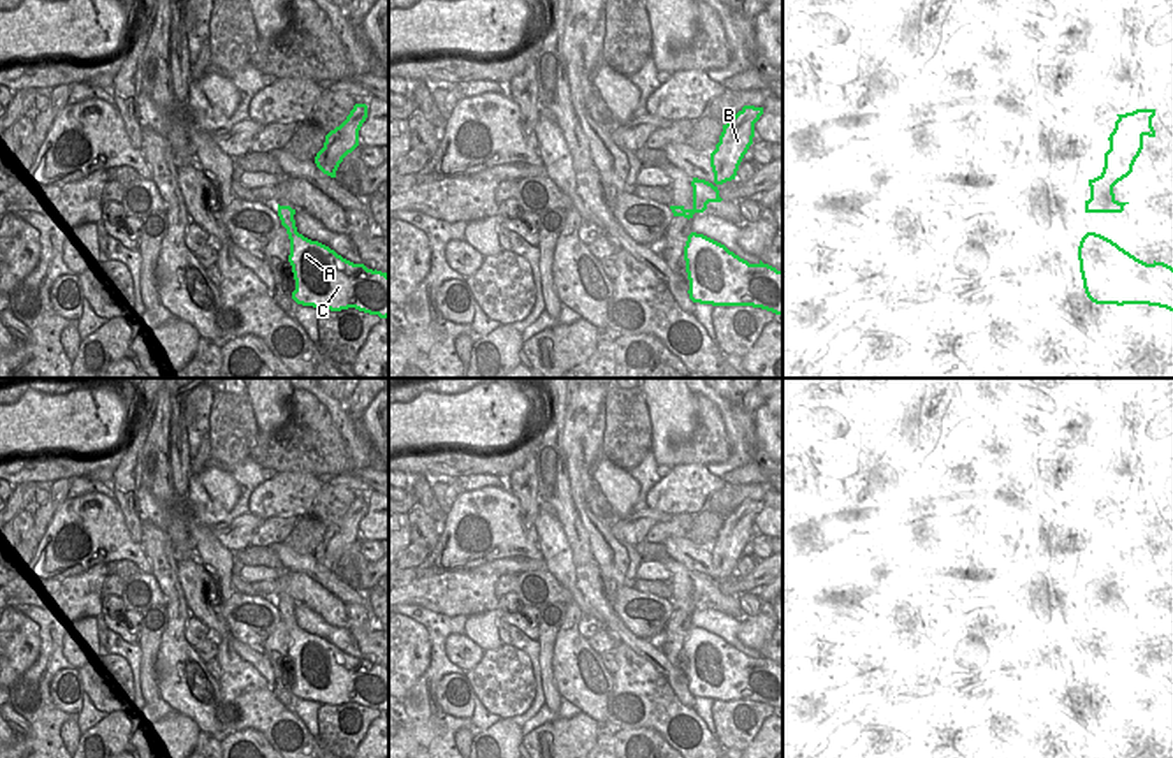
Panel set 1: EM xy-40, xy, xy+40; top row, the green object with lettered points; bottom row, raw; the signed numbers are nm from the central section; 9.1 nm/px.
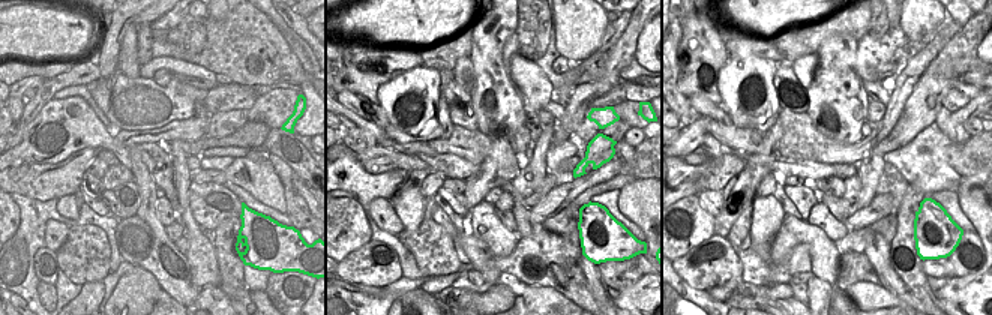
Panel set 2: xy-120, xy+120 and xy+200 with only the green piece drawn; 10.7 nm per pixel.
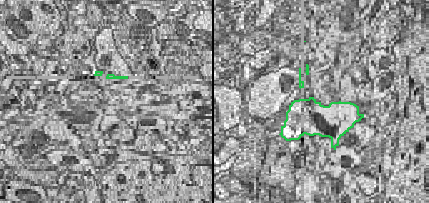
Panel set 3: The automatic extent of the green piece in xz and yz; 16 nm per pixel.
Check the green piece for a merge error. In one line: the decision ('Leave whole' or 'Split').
Split

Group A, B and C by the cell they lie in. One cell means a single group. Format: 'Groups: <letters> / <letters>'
Groups: A C / B

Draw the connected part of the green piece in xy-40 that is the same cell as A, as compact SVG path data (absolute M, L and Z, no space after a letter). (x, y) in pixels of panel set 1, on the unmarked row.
M278 598L278 610L290 633L288 656L295 684L292 693L302 700L359 705L389 711L389 668L353 658L329 640L297 626L295 603Z

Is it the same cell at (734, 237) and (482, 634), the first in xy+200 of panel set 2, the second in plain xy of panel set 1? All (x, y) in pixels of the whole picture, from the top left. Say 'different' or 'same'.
same

